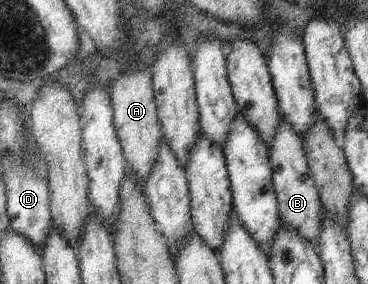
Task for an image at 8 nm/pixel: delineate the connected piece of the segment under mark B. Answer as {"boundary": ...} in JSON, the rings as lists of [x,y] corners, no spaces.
{"boundary":[[[280,119],[275,136],[268,150],[271,182],[275,191],[277,203],[277,215],[279,223],[286,225],[288,229],[296,229],[300,237],[310,241],[317,251],[318,225],[322,213],[318,192],[309,174],[309,169],[303,151],[303,142],[286,122]]]}

